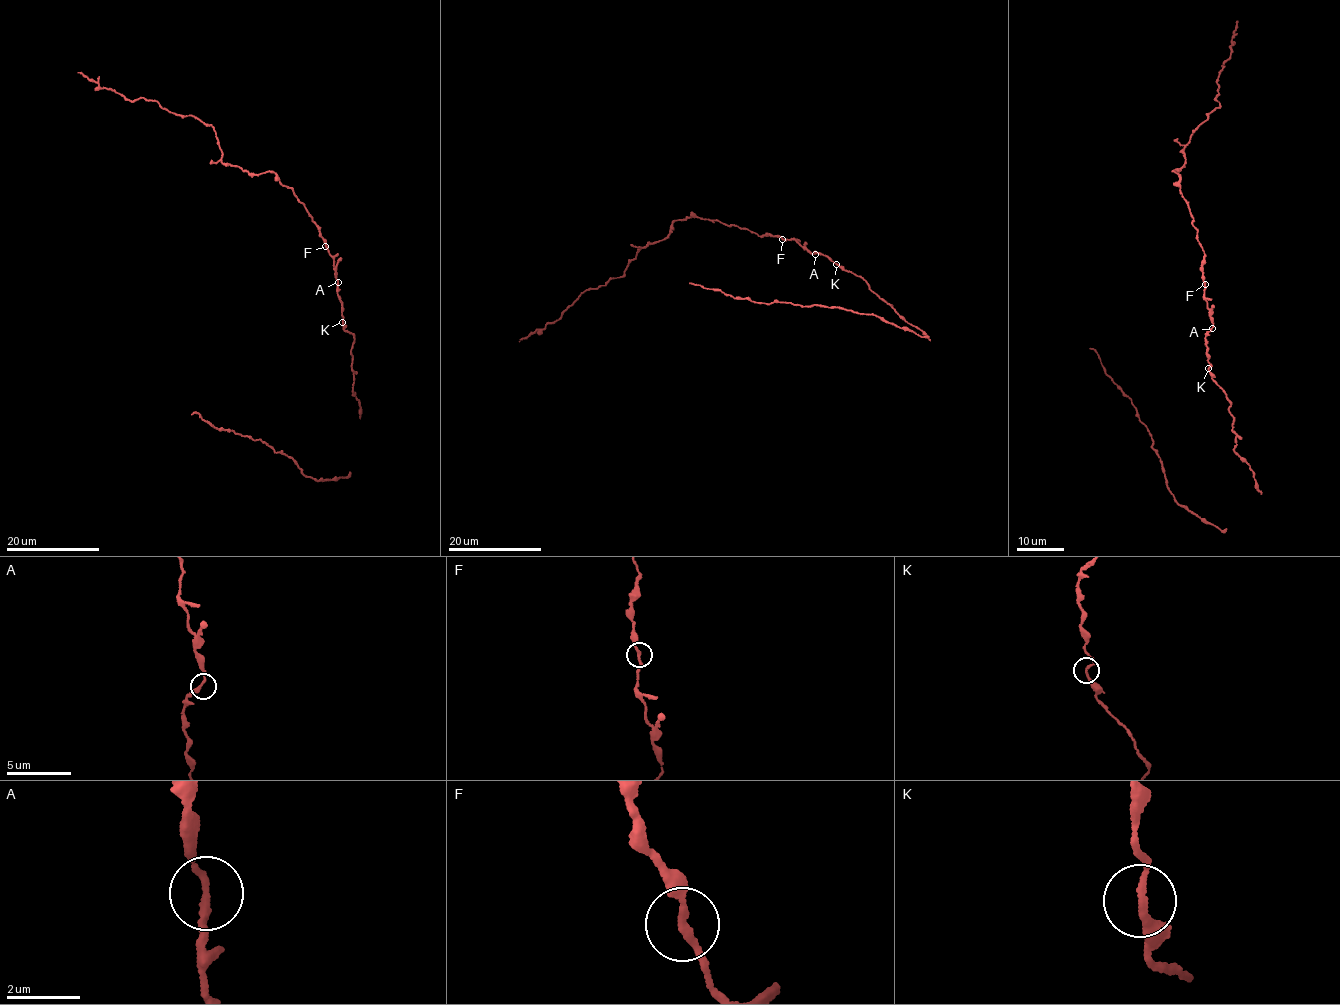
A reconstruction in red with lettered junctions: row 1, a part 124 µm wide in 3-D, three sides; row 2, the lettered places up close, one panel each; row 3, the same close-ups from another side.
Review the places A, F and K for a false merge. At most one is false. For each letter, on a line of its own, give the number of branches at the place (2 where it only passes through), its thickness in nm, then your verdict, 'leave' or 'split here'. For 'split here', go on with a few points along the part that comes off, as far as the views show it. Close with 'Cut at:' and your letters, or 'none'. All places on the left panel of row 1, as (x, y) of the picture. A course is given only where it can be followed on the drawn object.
A: 2 | 200 nm | leave
F: 2 | 190 nm | leave
K: 2 | 170 nm | leave
Cut at: none

